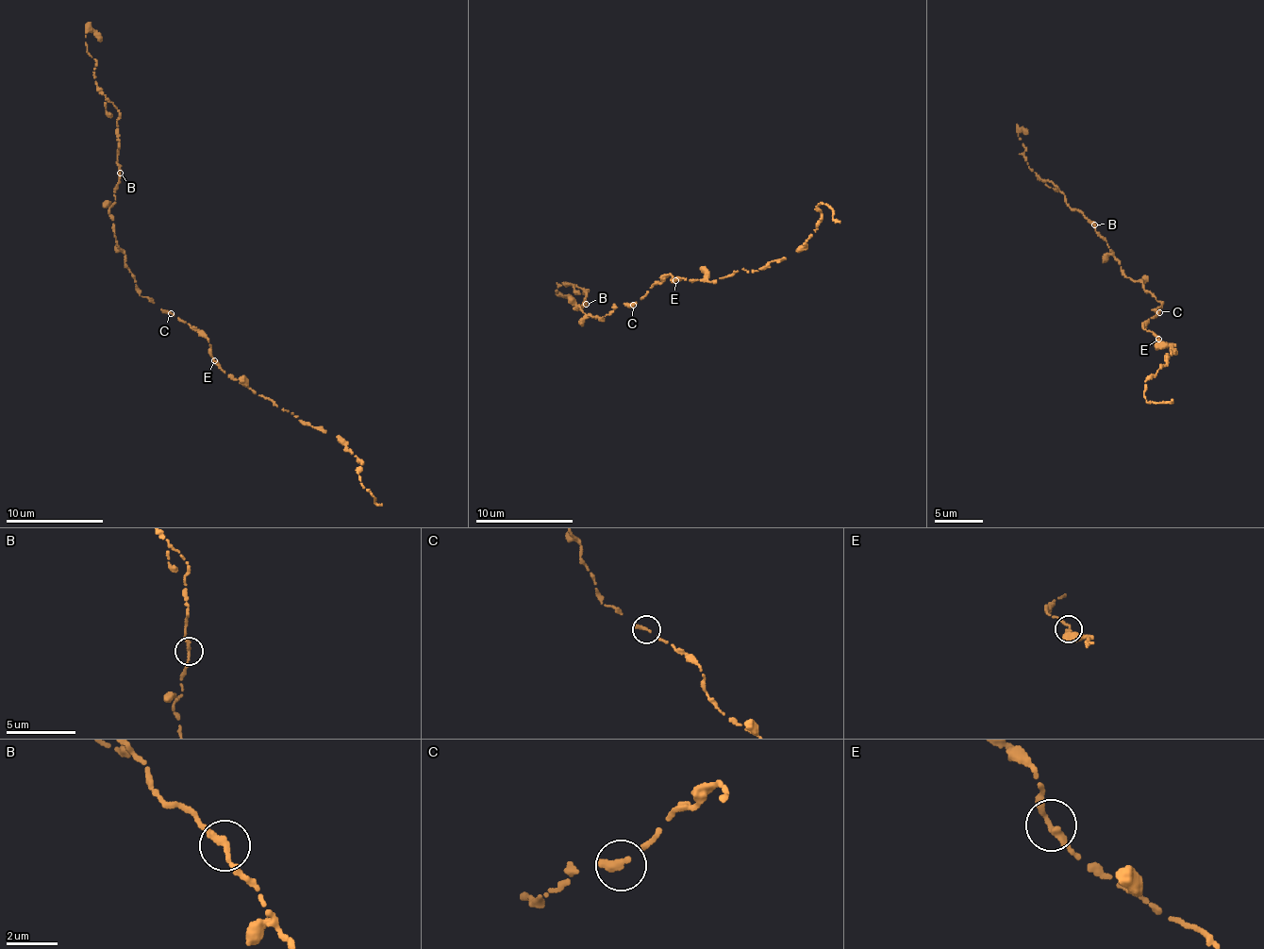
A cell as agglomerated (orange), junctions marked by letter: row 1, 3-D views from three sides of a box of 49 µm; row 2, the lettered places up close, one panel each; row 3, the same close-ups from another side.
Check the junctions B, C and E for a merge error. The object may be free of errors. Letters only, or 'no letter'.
no letter

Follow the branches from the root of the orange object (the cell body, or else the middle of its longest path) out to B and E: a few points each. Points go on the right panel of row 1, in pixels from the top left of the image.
B: (1156, 312), (1156, 315), (1162, 303), (1143, 283), (1123, 274), (1119, 259), (1094, 224)
E: (1156, 312), (1156, 316), (1146, 320), (1144, 327), (1158, 339)

